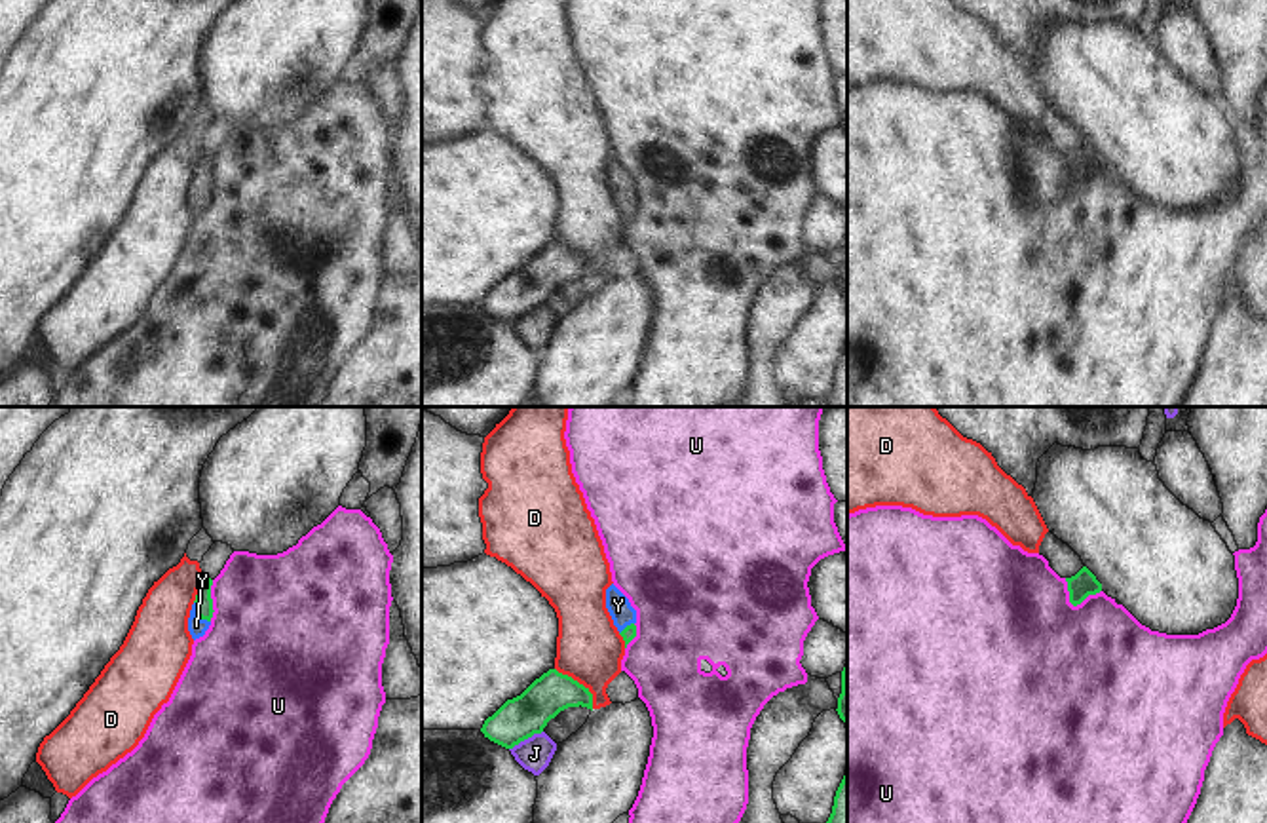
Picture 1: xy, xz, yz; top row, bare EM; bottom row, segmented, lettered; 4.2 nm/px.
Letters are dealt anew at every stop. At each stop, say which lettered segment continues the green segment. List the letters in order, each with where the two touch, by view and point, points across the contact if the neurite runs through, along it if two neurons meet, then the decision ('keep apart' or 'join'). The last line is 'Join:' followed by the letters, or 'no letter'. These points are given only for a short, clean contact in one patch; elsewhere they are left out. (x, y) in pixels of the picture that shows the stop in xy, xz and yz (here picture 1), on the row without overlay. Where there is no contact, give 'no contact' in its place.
D: xz (578, 257) | keep apart
J: xz (525, 312) | keep apart
U: yz (1074, 179) | keep apart
Y: xy (198, 189) | across xy (204, 175), (198, 189), (196, 200) | join
Join: Y

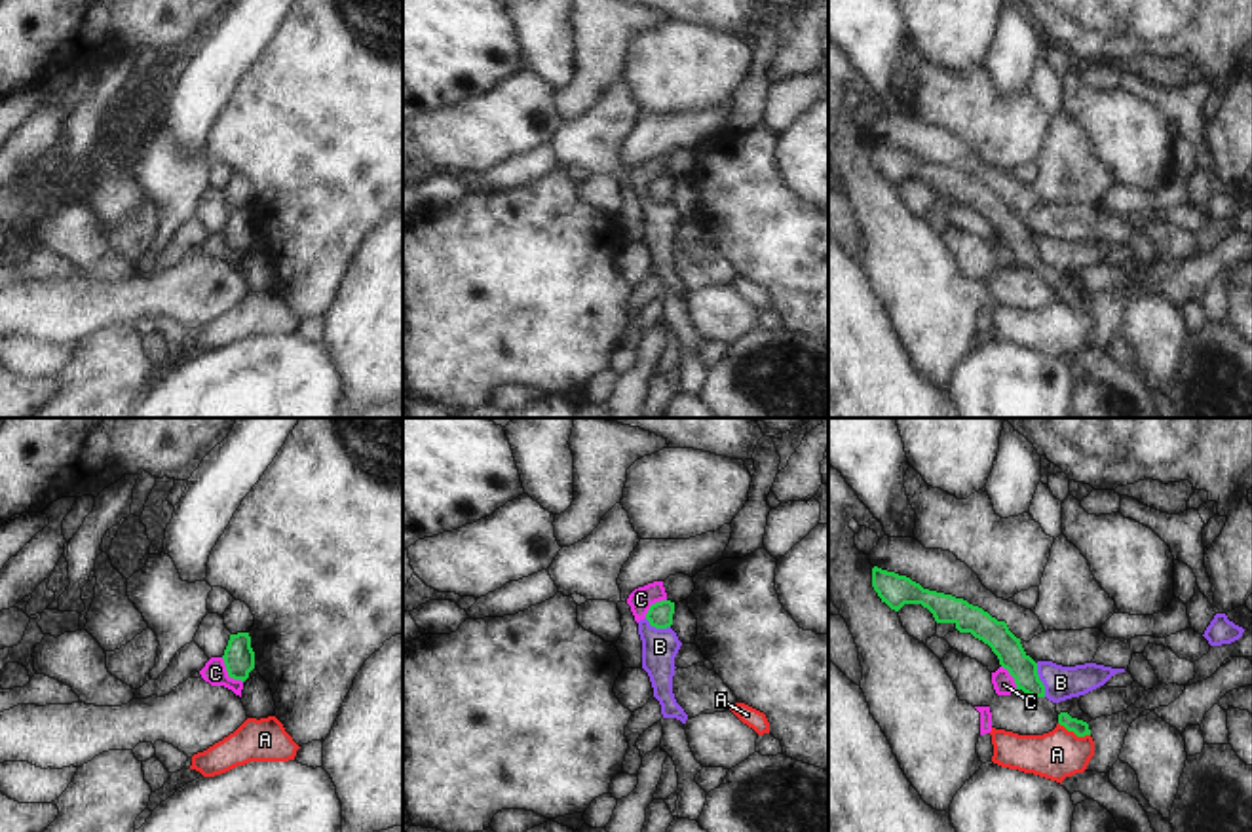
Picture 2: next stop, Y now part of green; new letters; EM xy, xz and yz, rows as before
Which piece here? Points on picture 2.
A: yz (1074, 306) | along yz (1059, 297), (1078, 310), (1089, 310) | keep apart
B: yz (1040, 255) | along yz (1036, 238), (1045, 270) | keep apart
C: xy (228, 247) | along xy (221, 232), (227, 247), (242, 257) | keep apart
Join: no letter

